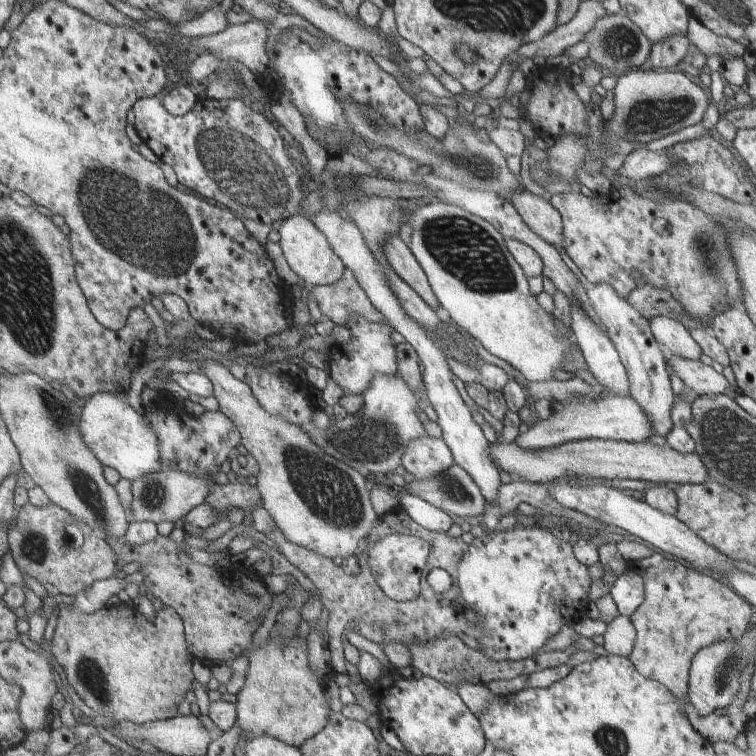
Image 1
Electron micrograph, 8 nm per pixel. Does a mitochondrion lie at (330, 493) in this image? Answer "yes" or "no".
yes

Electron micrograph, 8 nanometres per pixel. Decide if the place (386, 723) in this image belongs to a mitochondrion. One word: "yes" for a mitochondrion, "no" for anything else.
no

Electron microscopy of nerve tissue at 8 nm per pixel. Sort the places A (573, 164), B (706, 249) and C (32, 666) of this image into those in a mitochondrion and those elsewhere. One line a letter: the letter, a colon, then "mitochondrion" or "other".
A: mitochondrion
B: mitochondrion
C: other

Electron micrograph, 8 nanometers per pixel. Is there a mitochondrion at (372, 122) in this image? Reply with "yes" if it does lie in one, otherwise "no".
yes

